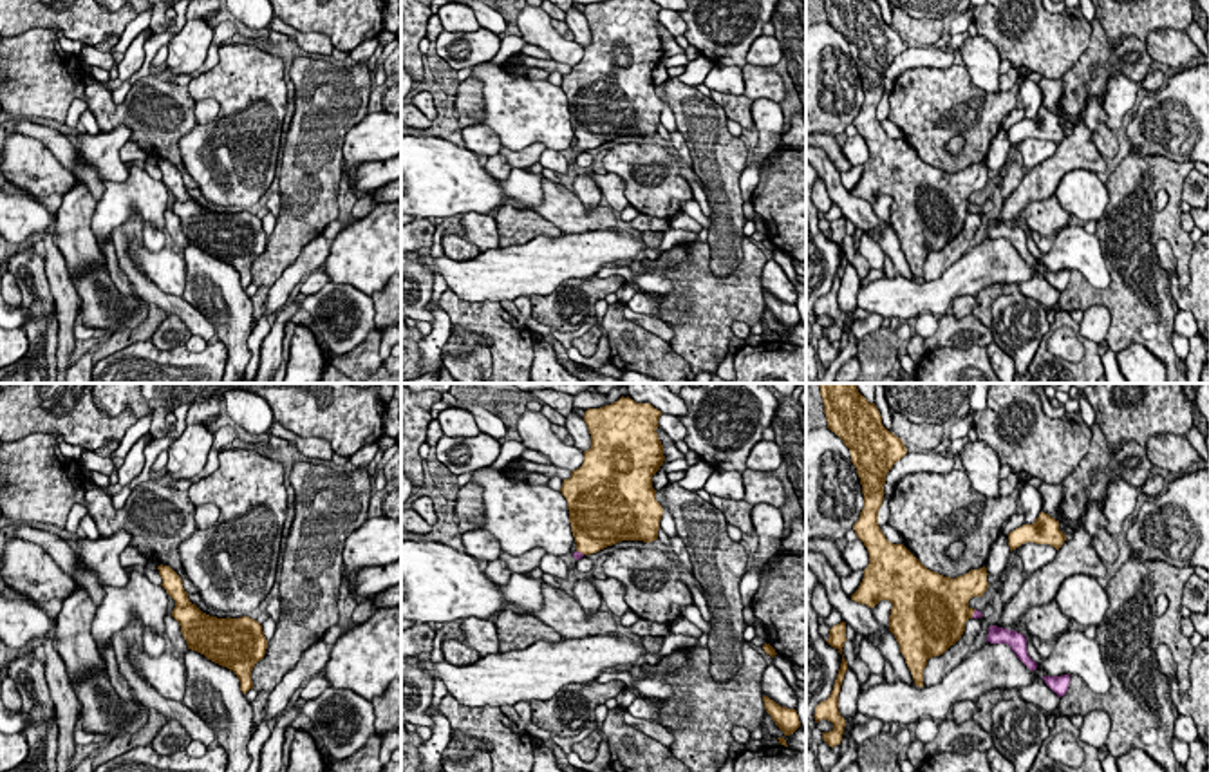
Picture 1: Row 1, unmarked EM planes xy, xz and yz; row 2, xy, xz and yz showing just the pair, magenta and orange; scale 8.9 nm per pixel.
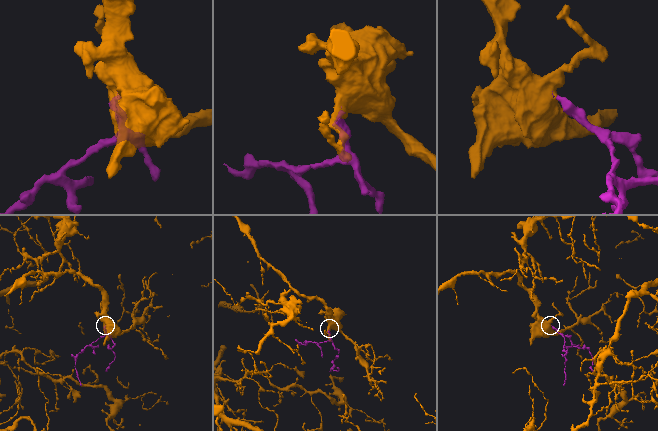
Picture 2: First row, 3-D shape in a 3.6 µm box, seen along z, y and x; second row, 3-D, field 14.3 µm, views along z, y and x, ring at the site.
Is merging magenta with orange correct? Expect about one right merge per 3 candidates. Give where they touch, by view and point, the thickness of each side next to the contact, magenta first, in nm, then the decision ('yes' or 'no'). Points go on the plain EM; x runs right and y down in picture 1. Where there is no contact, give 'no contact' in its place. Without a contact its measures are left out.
meets magenta in yz at (974, 208); 60 nm thick on the magenta side, 380 nm on the other; yes

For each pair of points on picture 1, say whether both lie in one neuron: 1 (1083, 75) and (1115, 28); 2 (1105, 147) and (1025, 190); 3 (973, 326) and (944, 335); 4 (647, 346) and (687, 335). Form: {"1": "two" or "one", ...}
{"1": "two", "2": "two", "3": "one", "4": "two"}

